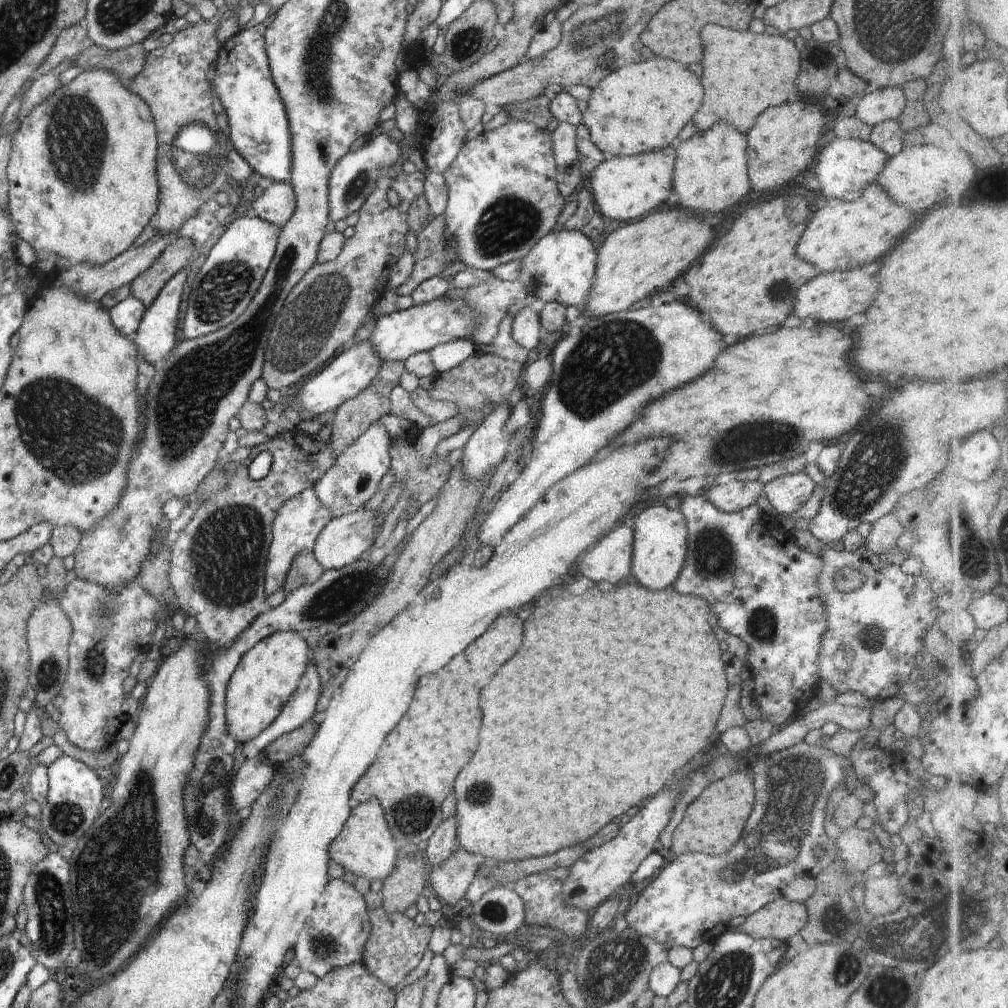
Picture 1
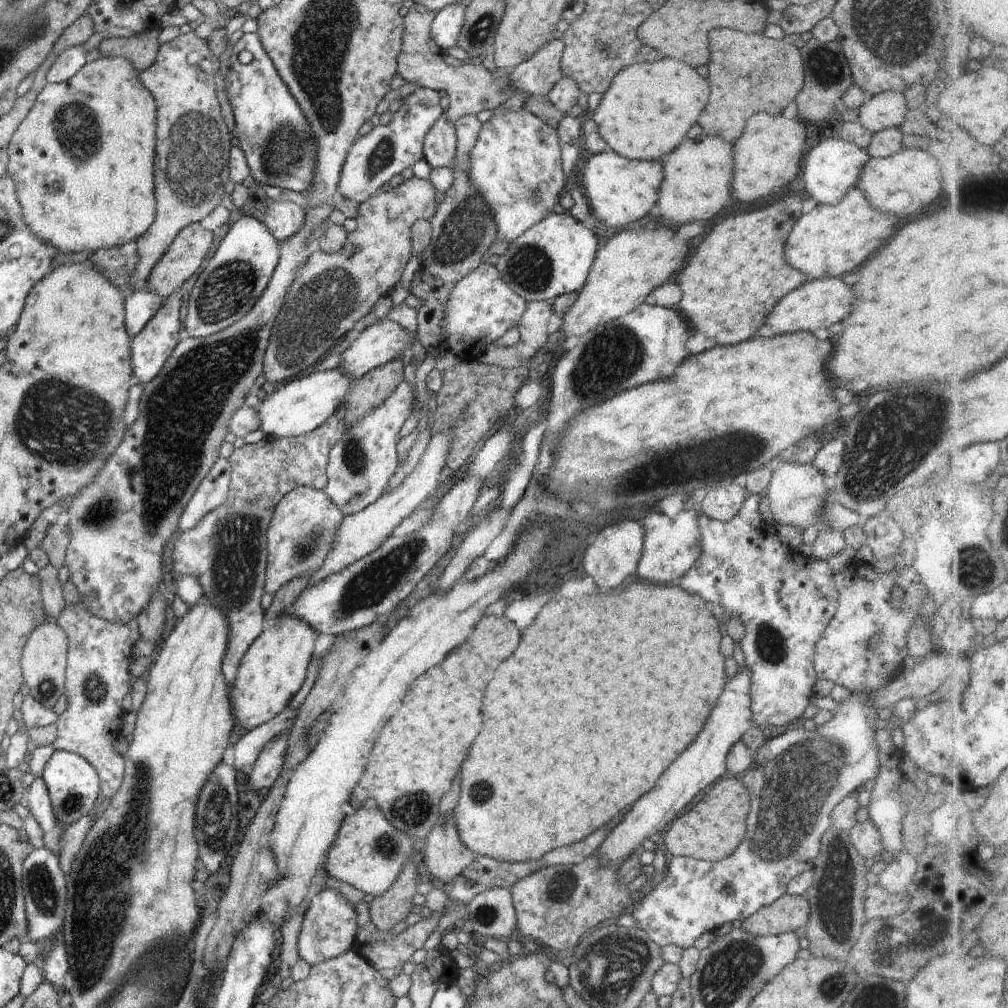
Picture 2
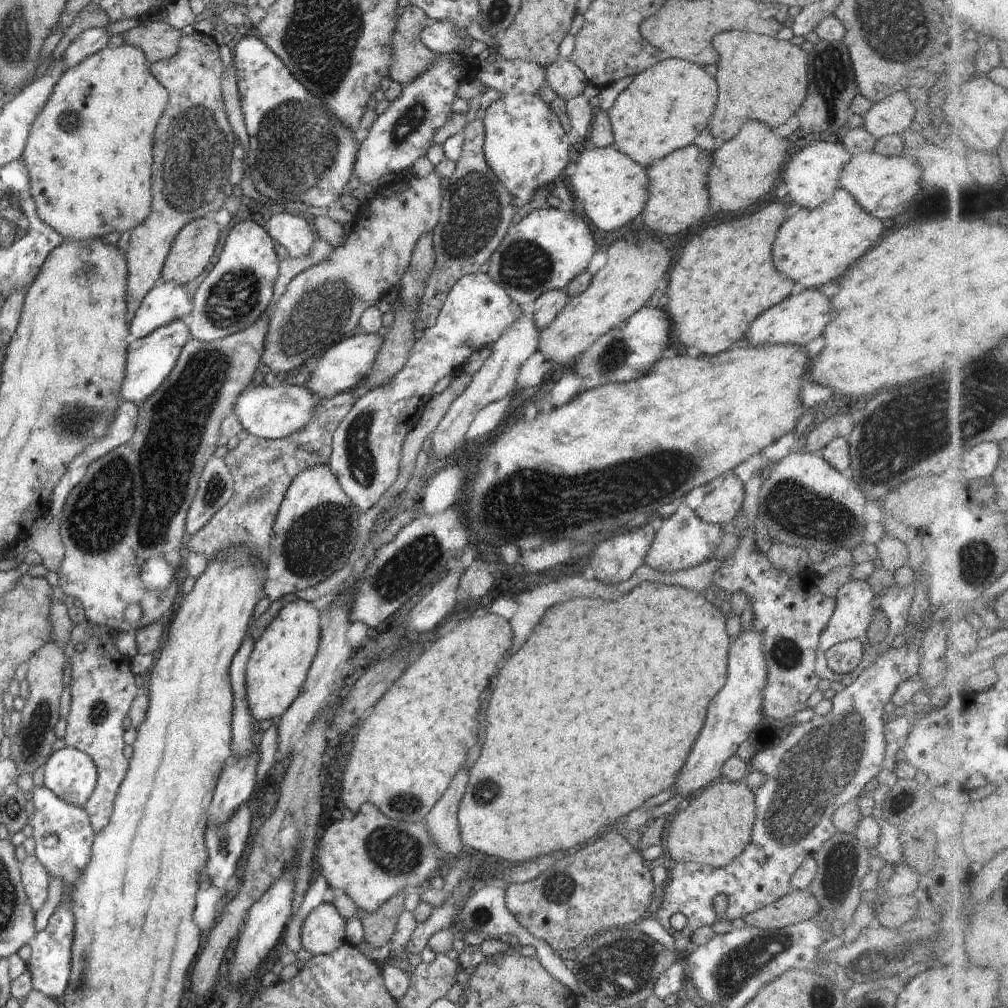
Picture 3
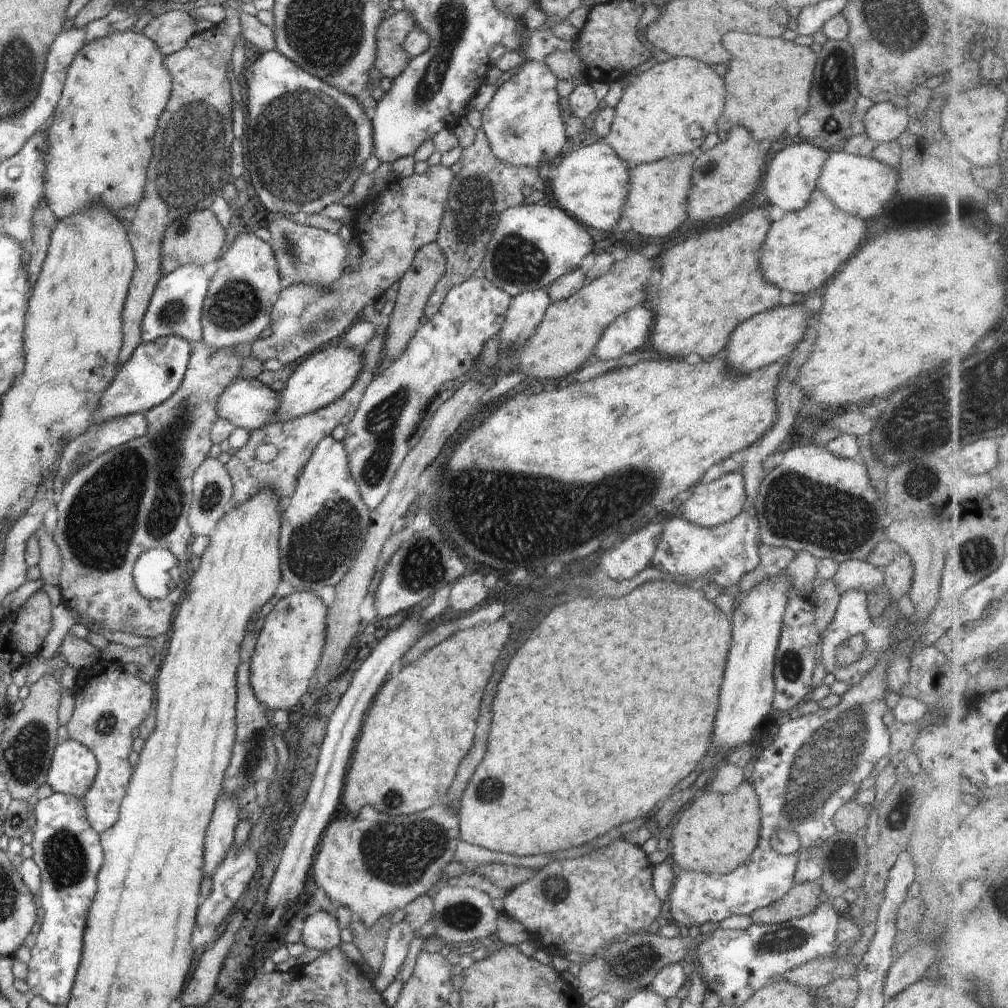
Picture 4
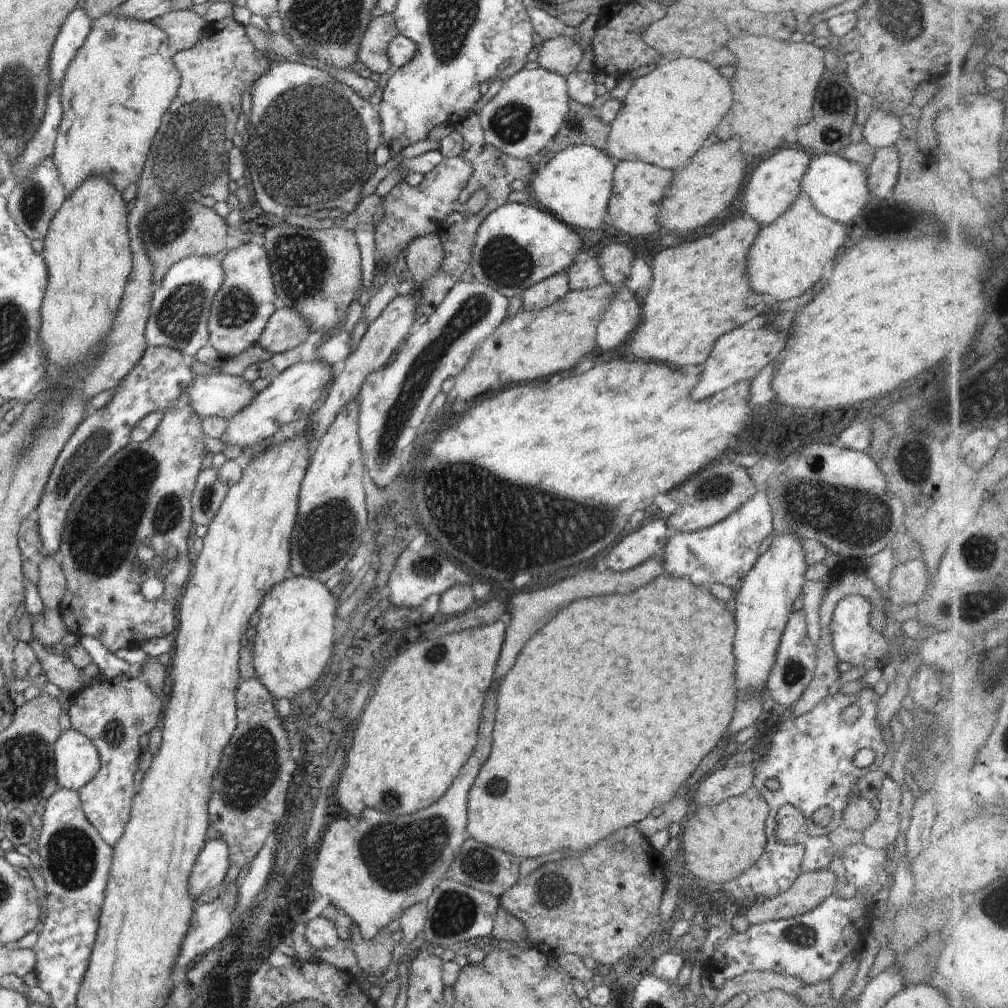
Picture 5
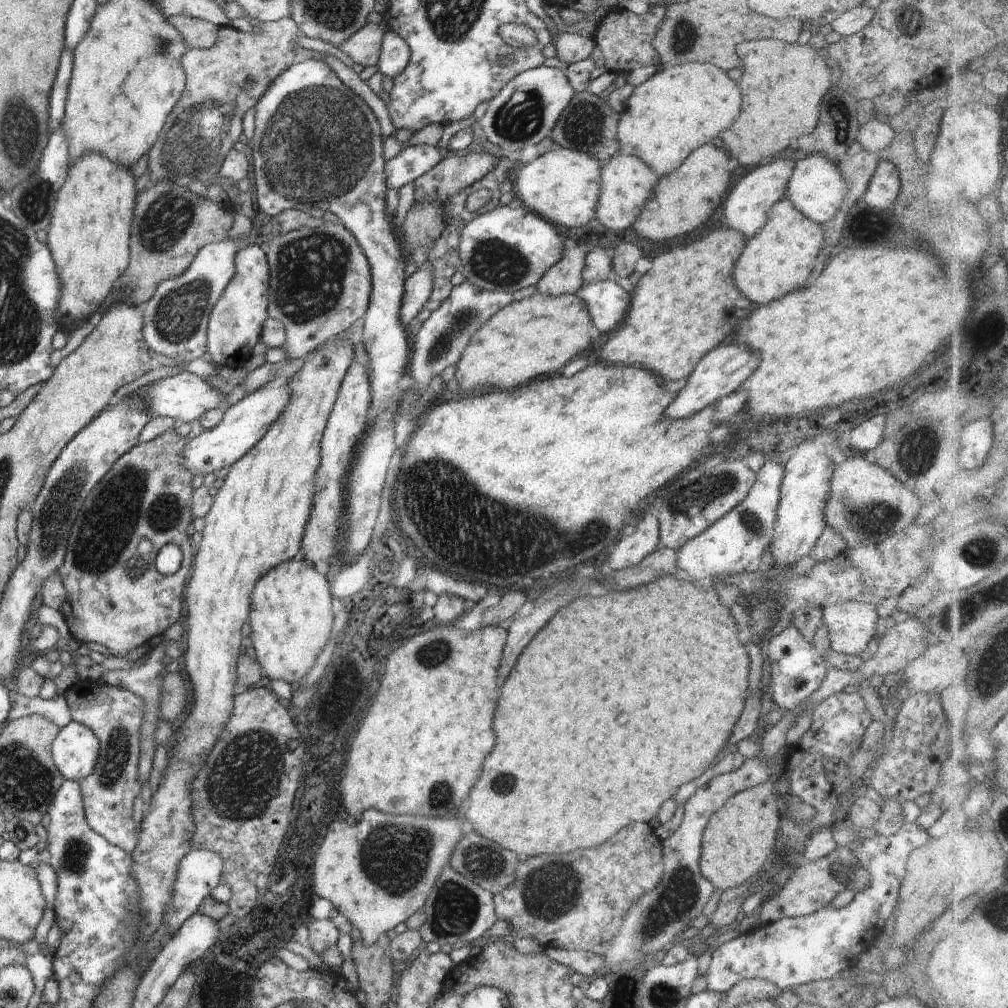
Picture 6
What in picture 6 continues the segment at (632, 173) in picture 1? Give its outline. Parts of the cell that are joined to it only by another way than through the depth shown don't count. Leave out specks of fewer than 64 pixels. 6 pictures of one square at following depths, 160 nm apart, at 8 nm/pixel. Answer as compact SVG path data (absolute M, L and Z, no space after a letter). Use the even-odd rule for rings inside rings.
M558 148L546 152L534 162L520 168L514 181L514 194L530 212L550 224L580 228L594 219L600 191L600 164L592 154Z

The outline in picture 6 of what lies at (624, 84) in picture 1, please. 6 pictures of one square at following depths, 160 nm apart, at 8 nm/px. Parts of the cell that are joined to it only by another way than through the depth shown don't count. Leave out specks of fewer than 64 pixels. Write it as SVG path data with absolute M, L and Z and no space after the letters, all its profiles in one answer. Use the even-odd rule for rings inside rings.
M690 62L672 68L659 67L647 82L634 87L617 125L619 155L640 158L659 177L670 175L692 150L714 140L740 114L738 86L720 68Z

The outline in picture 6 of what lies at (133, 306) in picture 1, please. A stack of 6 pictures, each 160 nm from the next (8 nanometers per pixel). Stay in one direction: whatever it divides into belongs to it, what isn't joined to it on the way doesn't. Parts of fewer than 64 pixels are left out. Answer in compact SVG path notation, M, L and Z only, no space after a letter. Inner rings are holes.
M227 237L204 246L184 274L164 280L142 309L143 336L150 352L181 362L200 363L207 352L207 327L216 302L236 274L234 258L240 249Z

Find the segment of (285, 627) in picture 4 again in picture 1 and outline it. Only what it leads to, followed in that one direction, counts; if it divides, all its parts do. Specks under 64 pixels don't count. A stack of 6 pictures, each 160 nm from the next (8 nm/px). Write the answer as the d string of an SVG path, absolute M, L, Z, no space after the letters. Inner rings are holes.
M288 631L261 640L244 654L227 682L225 694L227 731L238 744L253 741L278 718L296 690L309 656L305 634Z

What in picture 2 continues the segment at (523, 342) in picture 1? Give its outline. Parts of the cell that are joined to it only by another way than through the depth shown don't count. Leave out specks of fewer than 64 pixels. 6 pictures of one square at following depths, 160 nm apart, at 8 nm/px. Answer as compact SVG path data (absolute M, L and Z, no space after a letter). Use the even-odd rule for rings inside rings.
M551 301L529 303L516 326L520 333L520 341L539 351L548 342L546 325L552 313Z

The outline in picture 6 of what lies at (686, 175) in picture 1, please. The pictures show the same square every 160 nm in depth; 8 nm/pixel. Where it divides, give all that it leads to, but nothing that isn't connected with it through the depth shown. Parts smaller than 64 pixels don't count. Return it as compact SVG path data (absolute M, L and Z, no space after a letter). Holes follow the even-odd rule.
M619 155L600 168L600 191L598 204L594 210L595 219L614 232L622 232L632 227L638 220L640 210L652 195L659 176L654 174L640 158L631 155Z

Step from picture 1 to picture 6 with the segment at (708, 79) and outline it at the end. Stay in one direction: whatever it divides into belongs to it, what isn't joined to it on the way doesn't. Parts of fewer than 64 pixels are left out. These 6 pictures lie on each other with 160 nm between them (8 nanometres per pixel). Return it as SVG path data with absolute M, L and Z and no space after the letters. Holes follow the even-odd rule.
M754 40L754 42L738 44L736 52L744 62L744 72L740 80L742 110L736 122L728 130L724 130L724 142L732 156L730 159L738 160L741 166L756 168L782 156L784 150L790 147L792 140L796 140L801 135L810 134L817 128L822 98L832 88L832 72L822 60L823 53L816 52L812 46L784 44L780 40Z

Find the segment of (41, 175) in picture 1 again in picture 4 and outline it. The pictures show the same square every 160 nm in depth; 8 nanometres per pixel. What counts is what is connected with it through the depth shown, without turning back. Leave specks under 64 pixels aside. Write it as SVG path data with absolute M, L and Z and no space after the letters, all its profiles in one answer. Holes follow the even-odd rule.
M132 30L126 32L113 32L100 40L86 43L80 52L74 57L71 65L68 67L63 91L51 116L50 126L47 128L43 137L47 141L47 149L43 154L44 167L44 190L43 199L47 202L49 209L55 216L57 221L61 221L63 218L74 216L78 213L84 213L91 208L91 204L97 203L103 205L105 209L108 209L114 216L120 212L120 210L126 210L126 208L132 208L132 213L136 210L139 202L144 196L145 182L147 179L148 165L152 158L152 138L154 138L154 132L156 132L156 126L158 126L158 118L164 109L167 102L170 100L172 92L172 77L169 70L164 66L164 56L158 50L158 47L143 33L136 33Z

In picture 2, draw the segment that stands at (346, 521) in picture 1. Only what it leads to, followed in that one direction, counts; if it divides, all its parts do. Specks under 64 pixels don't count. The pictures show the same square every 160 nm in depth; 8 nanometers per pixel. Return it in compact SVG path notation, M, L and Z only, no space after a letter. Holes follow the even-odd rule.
M450 432L432 436L416 467L398 487L388 493L383 493L376 502L369 504L357 513L345 515L343 523L340 523L336 531L329 555L326 555L323 565L317 572L311 574L309 586L329 574L336 574L345 568L349 568L352 563L368 556L391 536L392 530L404 518L407 518L414 510L419 508L422 502L439 486L440 472L446 466L445 459L450 448L451 438Z

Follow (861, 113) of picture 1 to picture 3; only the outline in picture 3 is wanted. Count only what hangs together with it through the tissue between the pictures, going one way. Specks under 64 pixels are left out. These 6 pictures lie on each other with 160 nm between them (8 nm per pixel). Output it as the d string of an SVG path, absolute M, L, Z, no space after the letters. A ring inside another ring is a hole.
M898 91L873 103L864 113L863 126L875 139L893 134L900 135L911 128L916 112L906 92Z

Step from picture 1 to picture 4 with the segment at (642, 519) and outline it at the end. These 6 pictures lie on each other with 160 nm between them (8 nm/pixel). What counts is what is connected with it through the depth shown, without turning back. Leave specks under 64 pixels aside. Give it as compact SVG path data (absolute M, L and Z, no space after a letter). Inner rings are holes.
M747 510L730 522L714 528L692 524L682 515L675 516L663 525L651 564L660 572L685 576L691 582L708 579L723 588L732 586L760 564L759 546L756 542L759 539L758 527L756 513L752 515Z

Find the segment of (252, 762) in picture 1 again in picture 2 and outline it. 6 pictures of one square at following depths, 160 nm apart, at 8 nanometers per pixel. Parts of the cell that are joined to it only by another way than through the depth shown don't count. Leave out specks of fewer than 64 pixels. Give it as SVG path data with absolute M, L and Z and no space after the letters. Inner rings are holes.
M289 731L273 738L261 751L256 762L247 773L248 788L262 790L270 788L280 774L287 749Z

